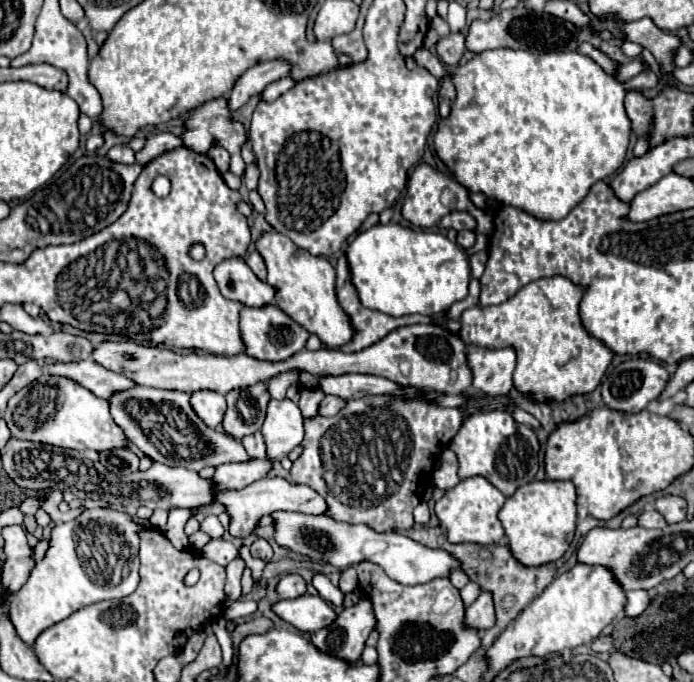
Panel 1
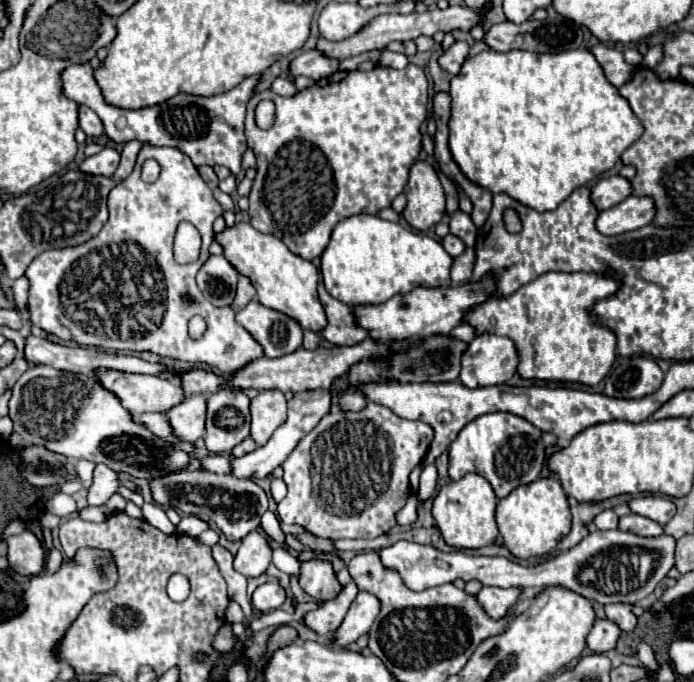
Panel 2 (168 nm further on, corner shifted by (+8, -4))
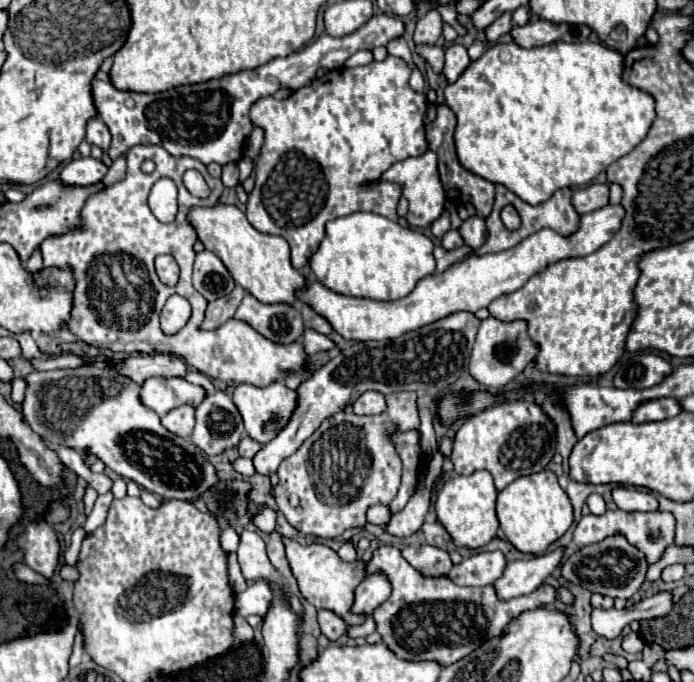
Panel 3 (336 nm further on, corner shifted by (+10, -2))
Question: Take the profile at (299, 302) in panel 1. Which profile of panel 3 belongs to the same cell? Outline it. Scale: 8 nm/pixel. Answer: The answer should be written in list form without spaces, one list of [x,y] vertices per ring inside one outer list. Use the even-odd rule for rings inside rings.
[[[217,202],[213,206],[193,206],[187,216],[205,250],[211,250],[231,272],[233,280],[263,304],[295,304],[295,290],[305,288],[305,278],[291,266],[289,244],[281,236],[255,230],[245,214],[233,206]]]

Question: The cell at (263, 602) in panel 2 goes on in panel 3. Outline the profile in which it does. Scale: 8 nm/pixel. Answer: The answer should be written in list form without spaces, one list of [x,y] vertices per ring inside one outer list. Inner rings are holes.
[[[257,580],[257,582],[249,584],[245,592],[237,594],[237,602],[235,602],[237,606],[235,608],[241,616],[249,616],[249,614],[265,616],[271,598],[273,598],[273,590],[271,590],[269,582]]]

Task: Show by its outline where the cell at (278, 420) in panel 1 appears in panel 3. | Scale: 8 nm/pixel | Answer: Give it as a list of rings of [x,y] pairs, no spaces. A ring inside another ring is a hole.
[[[273,382],[267,388],[257,388],[251,384],[237,384],[231,398],[243,418],[245,432],[261,444],[267,444],[269,440],[273,440],[285,428],[285,424],[289,422],[291,414],[297,408],[297,392],[289,390],[283,382]]]

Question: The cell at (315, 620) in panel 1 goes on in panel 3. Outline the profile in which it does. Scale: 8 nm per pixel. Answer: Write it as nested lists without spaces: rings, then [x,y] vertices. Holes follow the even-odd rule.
[[[319,610],[319,626],[323,636],[327,636],[331,642],[339,640],[347,632],[345,620],[341,620],[335,612],[331,610]]]

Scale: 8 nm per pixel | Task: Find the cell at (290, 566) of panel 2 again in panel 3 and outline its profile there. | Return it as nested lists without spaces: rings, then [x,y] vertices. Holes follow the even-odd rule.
[[[261,506],[253,516],[251,516],[251,522],[255,524],[255,528],[257,530],[261,530],[261,532],[273,532],[275,530],[275,518],[277,518],[277,514],[275,514],[275,510],[271,510],[269,506]]]

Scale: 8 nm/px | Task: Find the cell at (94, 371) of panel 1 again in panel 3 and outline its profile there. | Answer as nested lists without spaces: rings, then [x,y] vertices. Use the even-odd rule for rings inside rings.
[[[149,378],[143,382],[141,392],[143,404],[155,410],[159,416],[165,416],[169,410],[181,404],[199,406],[205,396],[205,388],[189,384],[183,378]]]

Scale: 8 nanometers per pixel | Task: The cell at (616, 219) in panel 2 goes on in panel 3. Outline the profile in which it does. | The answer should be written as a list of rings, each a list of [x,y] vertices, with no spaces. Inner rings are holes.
[[[607,204],[601,210],[581,216],[577,232],[569,236],[561,236],[553,232],[551,228],[543,228],[509,250],[495,252],[495,254],[483,254],[483,256],[473,252],[467,256],[467,260],[455,262],[445,272],[441,274],[435,272],[435,274],[425,276],[423,280],[417,282],[411,294],[395,302],[377,302],[377,300],[367,300],[367,298],[343,296],[343,294],[337,294],[325,288],[321,282],[309,282],[303,290],[297,290],[295,296],[297,300],[309,304],[317,314],[321,314],[333,326],[333,330],[347,340],[359,340],[359,342],[393,340],[393,338],[403,336],[405,332],[437,322],[453,312],[459,312],[459,310],[477,312],[479,308],[489,306],[495,298],[519,290],[531,276],[545,270],[549,264],[555,264],[563,258],[577,258],[577,256],[587,256],[595,252],[597,248],[607,244],[613,238],[613,234],[619,230],[623,214],[625,210],[621,204],[619,206]]]

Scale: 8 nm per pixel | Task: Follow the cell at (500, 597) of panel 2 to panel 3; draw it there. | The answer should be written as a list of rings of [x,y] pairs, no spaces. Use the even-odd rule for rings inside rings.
[[[557,548],[553,552],[529,558],[529,560],[515,560],[509,562],[503,576],[495,580],[495,590],[501,600],[509,600],[515,596],[531,594],[539,588],[545,578],[561,564],[565,548]]]

